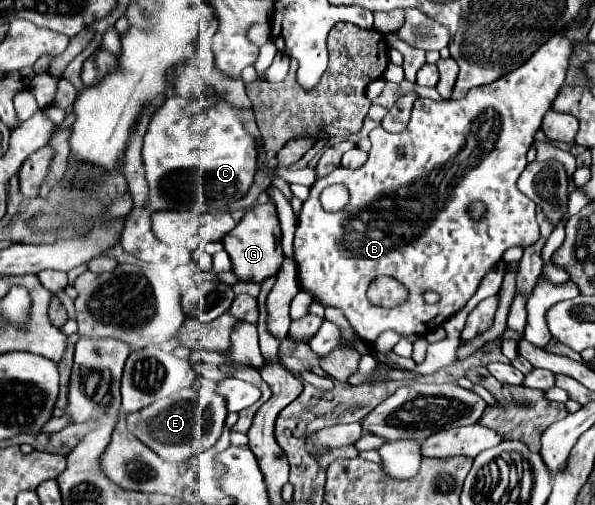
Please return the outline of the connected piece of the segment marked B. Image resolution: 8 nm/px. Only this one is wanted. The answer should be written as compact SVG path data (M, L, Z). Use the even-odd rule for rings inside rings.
M560 31L520 69L490 85L474 87L464 99L432 101L418 97L410 123L402 133L388 133L382 127L372 129L368 161L360 169L336 167L332 173L316 179L310 197L302 203L294 237L300 287L308 291L316 303L342 309L356 335L364 339L364 343L370 343L370 347L374 347L376 339L384 331L396 331L402 337L428 335L466 307L466 303L476 295L482 279L502 261L506 249L530 247L540 237L534 217L536 203L524 197L516 183L528 165L526 153L534 143L534 135L564 85L572 45L574 43L564 39ZM398 147L404 149L402 159L396 155ZM336 183L348 189L350 201L342 211L330 213L322 207L320 193L324 187ZM476 201L486 205L486 213L478 221L470 217L470 205ZM380 275L390 275L408 287L408 303L394 309L372 305L366 297L366 289ZM426 291L436 291L442 299L436 305L428 305L422 297Z

